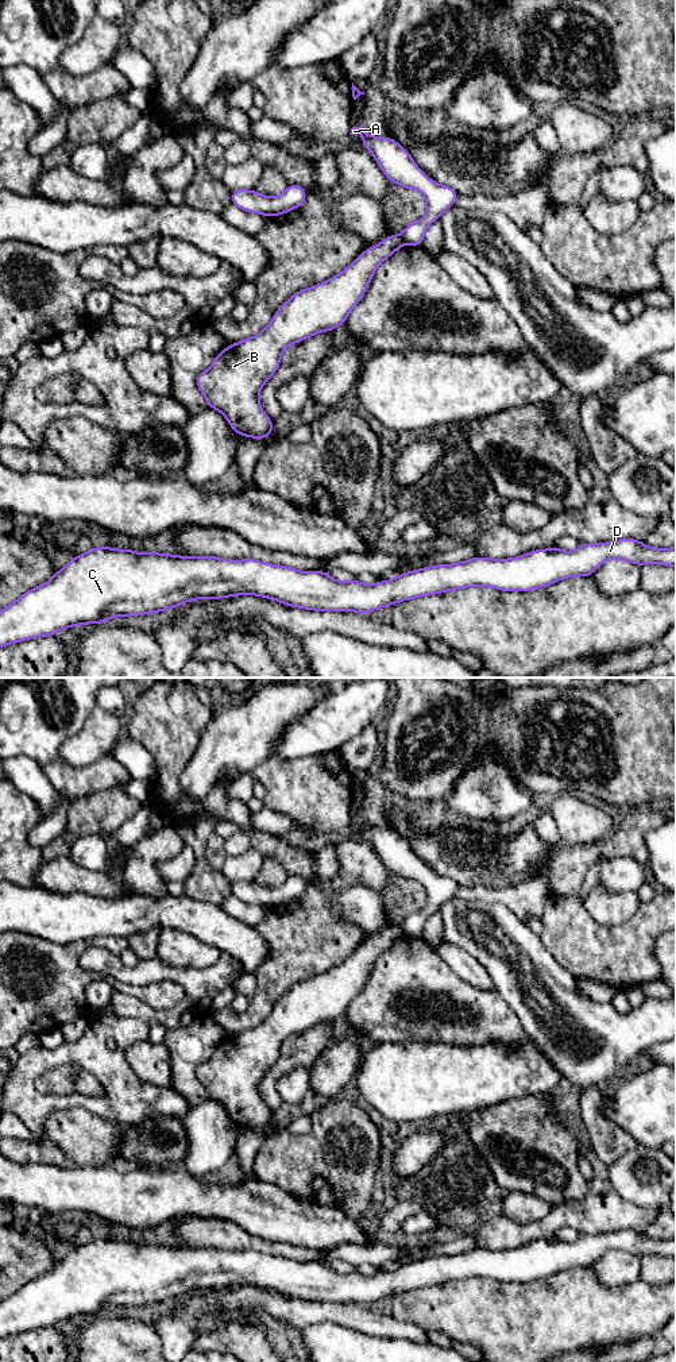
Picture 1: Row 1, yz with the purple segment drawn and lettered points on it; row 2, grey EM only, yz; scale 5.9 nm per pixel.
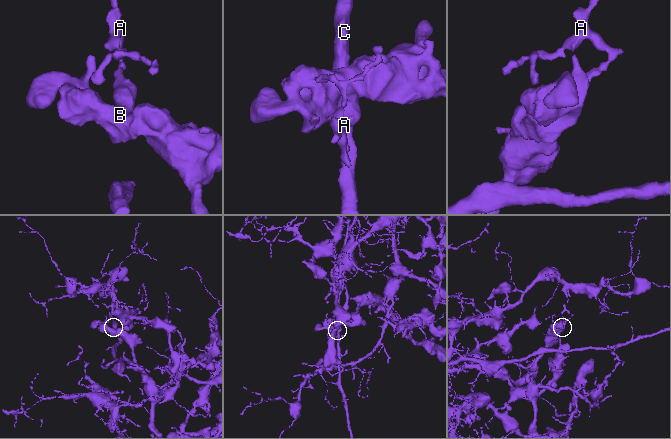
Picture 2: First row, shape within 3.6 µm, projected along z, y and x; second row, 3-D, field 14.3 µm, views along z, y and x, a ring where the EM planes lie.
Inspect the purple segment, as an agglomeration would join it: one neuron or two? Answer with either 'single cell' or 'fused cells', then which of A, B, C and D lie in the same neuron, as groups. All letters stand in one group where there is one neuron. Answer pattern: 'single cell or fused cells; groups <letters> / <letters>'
fused cells; groups A C D / B

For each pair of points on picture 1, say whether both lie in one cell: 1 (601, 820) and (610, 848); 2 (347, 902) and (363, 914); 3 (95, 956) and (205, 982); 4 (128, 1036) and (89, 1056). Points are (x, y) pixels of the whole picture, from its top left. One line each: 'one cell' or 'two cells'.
1: two cells
2: one cell
3: one cell
4: one cell

